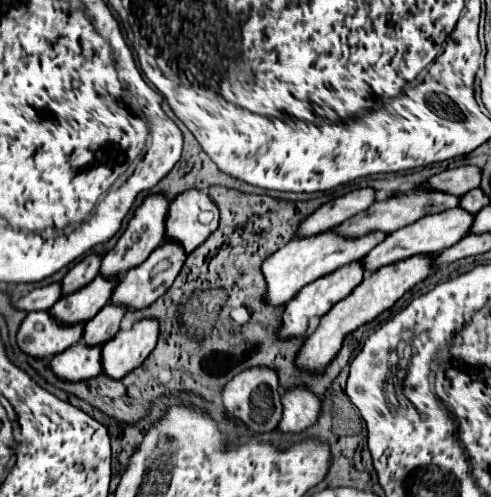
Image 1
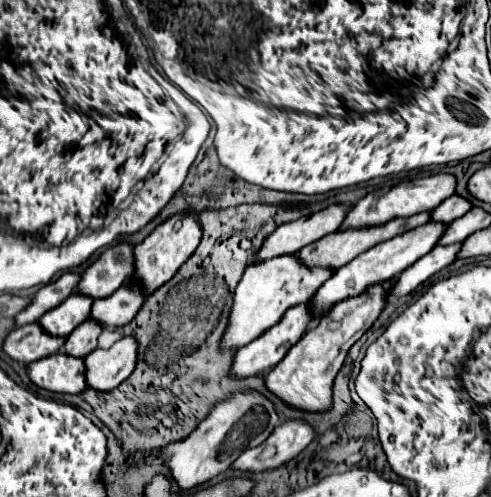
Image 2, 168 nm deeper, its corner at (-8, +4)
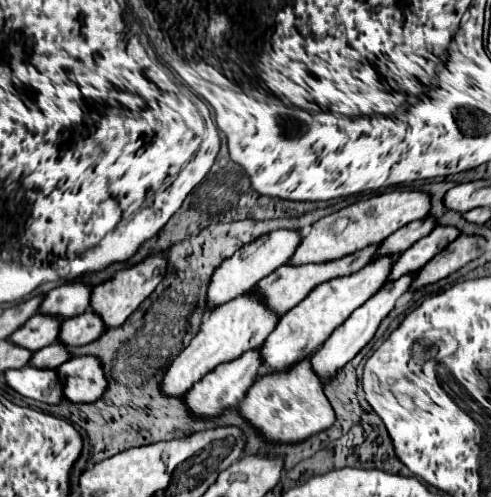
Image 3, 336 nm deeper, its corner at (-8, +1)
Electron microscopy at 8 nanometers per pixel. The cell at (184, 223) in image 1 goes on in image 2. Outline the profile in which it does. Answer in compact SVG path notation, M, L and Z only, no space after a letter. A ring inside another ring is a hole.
M174 214L172 218L164 220L160 226L154 228L154 232L138 244L136 250L136 274L134 278L142 280L144 292L152 294L156 288L160 288L164 282L168 282L178 268L194 254L196 246L200 244L202 238L202 226L200 226L200 216L198 214Z

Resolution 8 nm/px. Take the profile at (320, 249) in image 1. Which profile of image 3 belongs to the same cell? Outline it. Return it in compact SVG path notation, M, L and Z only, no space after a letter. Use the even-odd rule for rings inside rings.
M252 291L244 293L244 297L236 297L234 301L216 307L216 311L208 315L208 321L204 319L200 323L200 329L196 337L192 337L190 345L186 345L166 367L160 381L160 393L164 397L182 397L196 381L200 381L220 363L234 361L242 353L260 347L262 341L272 333L276 323L278 323L276 313L264 307L258 299L254 299Z

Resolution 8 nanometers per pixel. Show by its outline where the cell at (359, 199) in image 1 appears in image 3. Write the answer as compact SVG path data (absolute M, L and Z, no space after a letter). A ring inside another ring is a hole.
M280 229L280 231L272 231L264 237L258 237L256 241L238 249L232 257L228 257L228 261L222 261L222 265L218 265L216 271L212 273L210 285L206 291L206 309L212 311L212 309L248 293L256 285L256 281L260 281L260 277L266 277L268 273L272 273L274 269L284 265L288 261L288 257L294 253L294 249L298 247L298 243L300 243L298 231Z

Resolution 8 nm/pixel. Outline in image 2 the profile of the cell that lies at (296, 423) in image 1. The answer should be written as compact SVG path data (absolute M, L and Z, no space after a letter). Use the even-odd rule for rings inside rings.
M286 420L284 424L278 426L278 430L274 430L270 434L270 438L252 448L246 450L234 464L232 470L234 472L264 472L276 466L282 466L284 462L292 460L294 456L298 456L312 440L314 440L316 432L314 428L304 422L304 420Z

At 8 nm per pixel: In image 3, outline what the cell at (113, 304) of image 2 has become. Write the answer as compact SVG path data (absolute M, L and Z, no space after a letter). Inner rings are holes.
M86 311L80 317L64 319L60 323L60 337L56 341L66 347L80 347L80 345L86 345L86 343L98 339L104 331L106 329L104 329L104 323L100 321L100 317Z

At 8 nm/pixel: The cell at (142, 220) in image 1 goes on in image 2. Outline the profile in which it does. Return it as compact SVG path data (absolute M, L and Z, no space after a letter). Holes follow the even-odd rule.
M126 240L102 252L100 258L84 272L78 292L92 298L110 296L114 290L126 284L128 278L132 278L132 254L134 246Z

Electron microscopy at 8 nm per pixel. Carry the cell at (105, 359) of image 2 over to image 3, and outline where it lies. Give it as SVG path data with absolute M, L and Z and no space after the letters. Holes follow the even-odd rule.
M74 357L56 367L64 381L64 397L70 403L92 403L106 389L106 377L96 357Z

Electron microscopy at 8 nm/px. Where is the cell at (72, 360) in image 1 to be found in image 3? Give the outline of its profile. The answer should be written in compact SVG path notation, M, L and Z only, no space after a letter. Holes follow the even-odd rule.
M20 367L4 373L6 385L20 393L22 397L56 405L64 401L62 383L54 369L36 369L36 367Z

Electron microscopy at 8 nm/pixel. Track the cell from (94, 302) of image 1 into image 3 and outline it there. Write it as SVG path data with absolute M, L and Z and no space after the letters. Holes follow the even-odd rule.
M34 315L20 329L16 329L16 333L12 333L12 337L8 337L8 341L22 345L28 351L38 351L56 341L60 323L62 321L58 317Z

